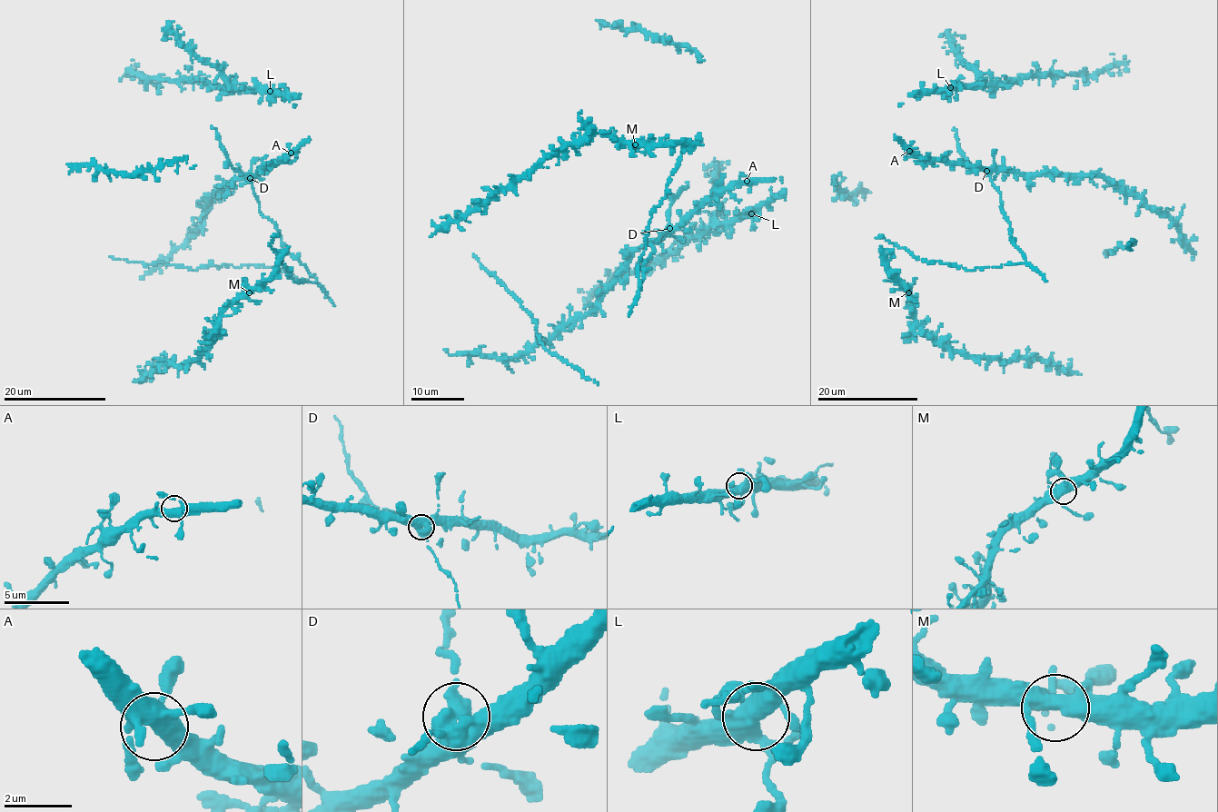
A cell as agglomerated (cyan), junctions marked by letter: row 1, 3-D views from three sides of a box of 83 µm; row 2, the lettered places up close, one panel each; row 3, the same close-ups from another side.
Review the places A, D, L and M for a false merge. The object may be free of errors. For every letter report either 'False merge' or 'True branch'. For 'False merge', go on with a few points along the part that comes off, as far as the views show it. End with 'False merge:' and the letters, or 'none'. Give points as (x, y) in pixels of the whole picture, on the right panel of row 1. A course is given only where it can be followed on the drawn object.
A: True branch
D: True branch
L: True branch
M: True branch
False merge: none

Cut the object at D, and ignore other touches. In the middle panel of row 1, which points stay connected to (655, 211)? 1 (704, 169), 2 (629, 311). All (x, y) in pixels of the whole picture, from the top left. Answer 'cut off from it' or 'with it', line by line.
1: cut off from it
2: with it

